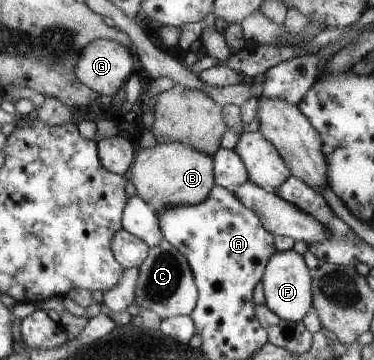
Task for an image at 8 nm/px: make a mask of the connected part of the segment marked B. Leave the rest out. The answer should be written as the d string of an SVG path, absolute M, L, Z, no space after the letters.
M177 142L142 148L135 155L127 178L136 188L135 195L150 204L156 213L202 204L216 185L212 157Z

